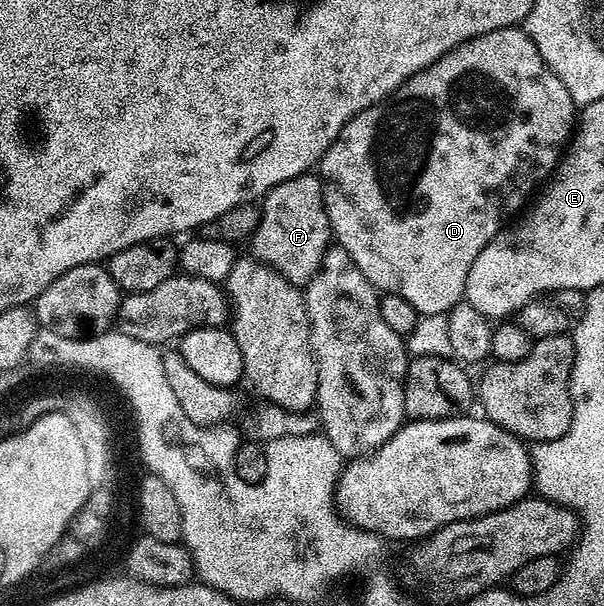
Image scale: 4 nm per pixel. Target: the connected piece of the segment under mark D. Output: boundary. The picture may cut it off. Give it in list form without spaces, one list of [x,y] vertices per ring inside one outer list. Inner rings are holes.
[[[522,26],[493,29],[493,33],[473,37],[445,53],[445,57],[441,57],[433,65],[417,72],[413,78],[407,79],[403,86],[388,95],[382,103],[357,113],[357,117],[350,119],[345,129],[341,129],[333,145],[329,145],[329,149],[317,164],[317,174],[323,181],[323,200],[331,222],[334,242],[353,257],[357,269],[365,273],[376,291],[405,297],[405,301],[409,301],[409,305],[413,305],[413,309],[417,309],[420,316],[446,315],[464,298],[465,277],[469,277],[469,269],[473,269],[477,253],[481,253],[481,249],[489,245],[497,232],[504,230],[503,218],[514,211],[522,212],[528,200],[536,194],[535,186],[539,182],[542,184],[559,166],[560,158],[576,127],[577,105],[573,97],[569,97],[569,89],[565,89],[553,69],[545,65],[541,53],[537,53],[537,45],[533,45]]]

